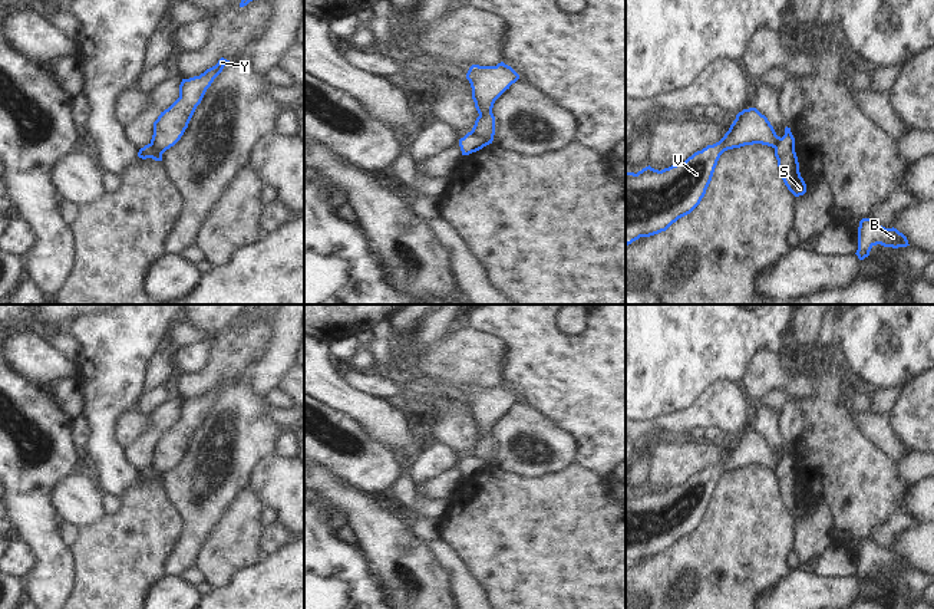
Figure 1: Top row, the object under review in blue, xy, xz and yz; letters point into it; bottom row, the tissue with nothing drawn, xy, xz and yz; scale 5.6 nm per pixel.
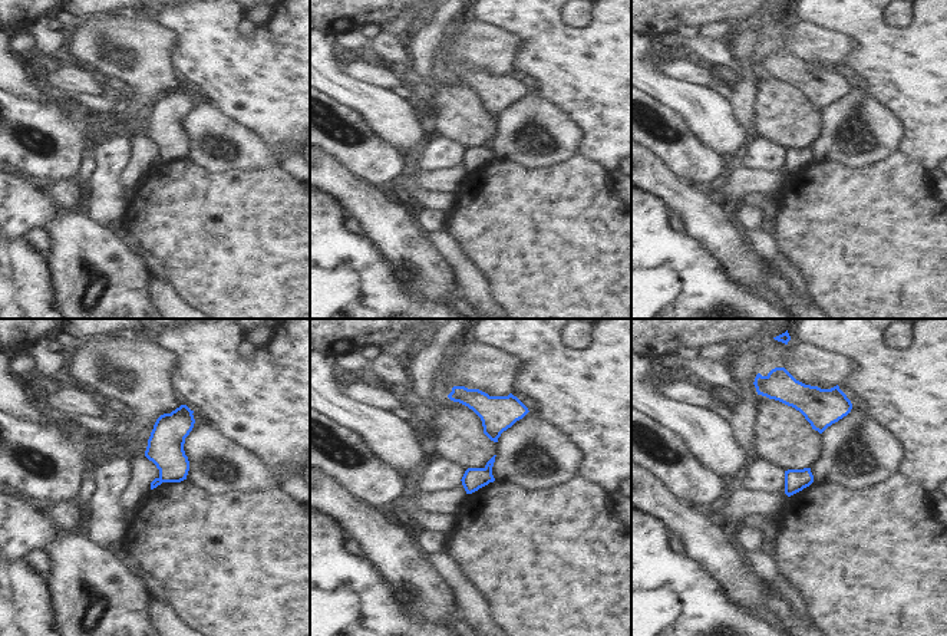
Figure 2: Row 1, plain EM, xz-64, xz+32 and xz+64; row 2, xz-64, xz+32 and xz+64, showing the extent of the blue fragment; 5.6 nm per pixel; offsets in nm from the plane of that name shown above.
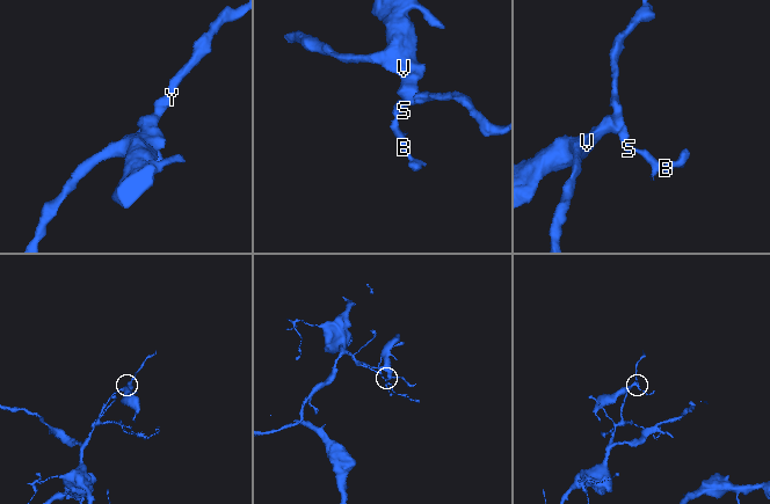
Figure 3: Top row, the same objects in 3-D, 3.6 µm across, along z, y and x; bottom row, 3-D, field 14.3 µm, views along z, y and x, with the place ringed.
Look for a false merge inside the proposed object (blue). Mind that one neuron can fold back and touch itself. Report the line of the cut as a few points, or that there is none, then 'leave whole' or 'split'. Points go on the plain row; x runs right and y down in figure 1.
cut in xz along (471, 453), (488, 466); split

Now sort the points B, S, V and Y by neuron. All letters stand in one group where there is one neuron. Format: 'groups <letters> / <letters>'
groups B S / V Y

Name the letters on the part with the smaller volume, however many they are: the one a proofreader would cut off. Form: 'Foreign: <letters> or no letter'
Foreign: B, S

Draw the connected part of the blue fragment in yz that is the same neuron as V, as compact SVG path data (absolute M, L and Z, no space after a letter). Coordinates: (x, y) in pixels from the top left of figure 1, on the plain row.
M749 429L736 437L729 452L719 464L694 474L684 484L661 493L648 487L637 496L626 494L626 567L640 559L650 559L666 553L679 540L690 536L704 519L717 483L725 473L753 465L775 470L779 462L780 458L776 457L768 440L756 429Z

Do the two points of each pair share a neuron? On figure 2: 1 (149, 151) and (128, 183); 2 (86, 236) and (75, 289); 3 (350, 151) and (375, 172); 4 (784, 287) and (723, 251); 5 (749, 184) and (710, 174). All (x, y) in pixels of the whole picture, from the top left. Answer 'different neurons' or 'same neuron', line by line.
1: same neuron
2: same neuron
3: same neuron
4: different neurons
5: different neurons

